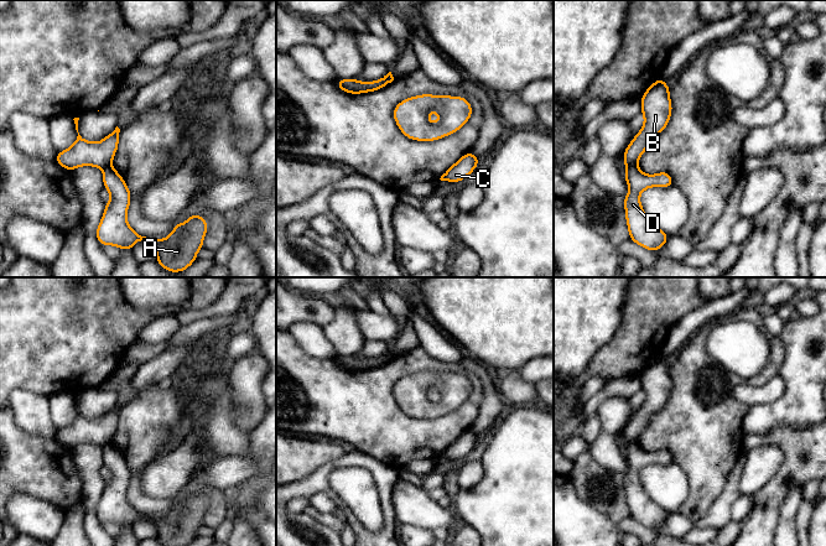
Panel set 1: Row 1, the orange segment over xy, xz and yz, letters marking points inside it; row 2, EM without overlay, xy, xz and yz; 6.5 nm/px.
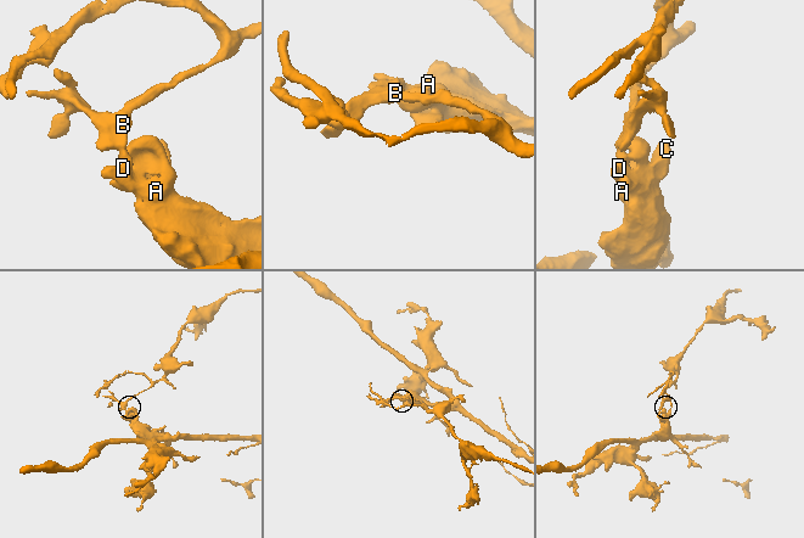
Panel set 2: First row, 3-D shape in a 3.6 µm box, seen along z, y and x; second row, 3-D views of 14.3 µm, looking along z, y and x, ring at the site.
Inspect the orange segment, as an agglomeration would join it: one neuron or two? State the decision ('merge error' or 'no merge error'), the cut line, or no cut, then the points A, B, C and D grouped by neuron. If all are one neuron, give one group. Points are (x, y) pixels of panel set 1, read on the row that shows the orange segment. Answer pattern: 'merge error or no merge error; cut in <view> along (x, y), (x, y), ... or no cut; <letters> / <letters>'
merge error; cut in yz along (635, 164), (627, 167); A C D / B

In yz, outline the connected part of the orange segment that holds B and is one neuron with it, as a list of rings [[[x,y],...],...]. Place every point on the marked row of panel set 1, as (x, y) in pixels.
[[[658,78],[640,97],[644,124],[639,132],[633,137],[623,154],[623,163],[634,166],[639,162],[640,156],[646,151],[653,139],[667,126],[672,104],[667,83]]]

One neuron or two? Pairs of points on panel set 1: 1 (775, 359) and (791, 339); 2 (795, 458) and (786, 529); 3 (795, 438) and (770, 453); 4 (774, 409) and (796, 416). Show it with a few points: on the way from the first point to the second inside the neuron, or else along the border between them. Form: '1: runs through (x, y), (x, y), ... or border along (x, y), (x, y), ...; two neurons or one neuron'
1: border along (779, 337), (783, 344), (784, 358), (777, 373); two neurons
2: border along (801, 485), (786, 495), (778, 516); two neurons
3: border along (756, 446), (775, 445), (783, 452), (773, 476); two neurons
4: runs through (779, 411), (791, 411); one neuron

